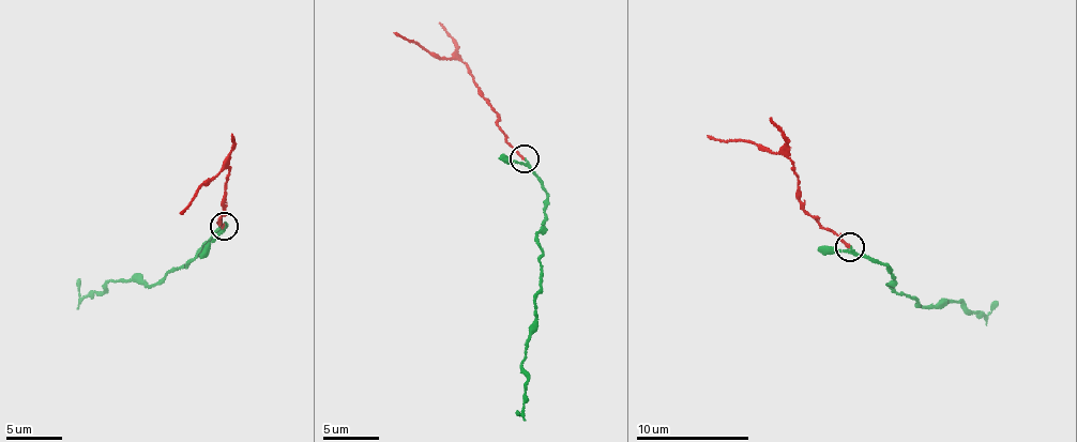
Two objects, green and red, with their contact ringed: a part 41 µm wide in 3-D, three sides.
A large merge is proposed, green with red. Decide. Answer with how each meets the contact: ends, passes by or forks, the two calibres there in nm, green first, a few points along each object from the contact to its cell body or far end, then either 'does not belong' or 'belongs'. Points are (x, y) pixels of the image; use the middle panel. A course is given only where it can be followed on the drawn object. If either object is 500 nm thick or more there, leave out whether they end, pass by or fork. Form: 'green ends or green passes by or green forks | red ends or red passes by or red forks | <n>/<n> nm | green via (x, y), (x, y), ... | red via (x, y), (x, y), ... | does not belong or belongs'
green passes by | red ends | 160/180 nm | green via (524, 159), (546, 196), (544, 225), (537, 239), (543, 276), (522, 367), (527, 379), (522, 407), (518, 413) | red via (524, 159), (497, 125), (490, 105), (467, 66), (457, 59), (440, 60), (394, 33) | belongs

